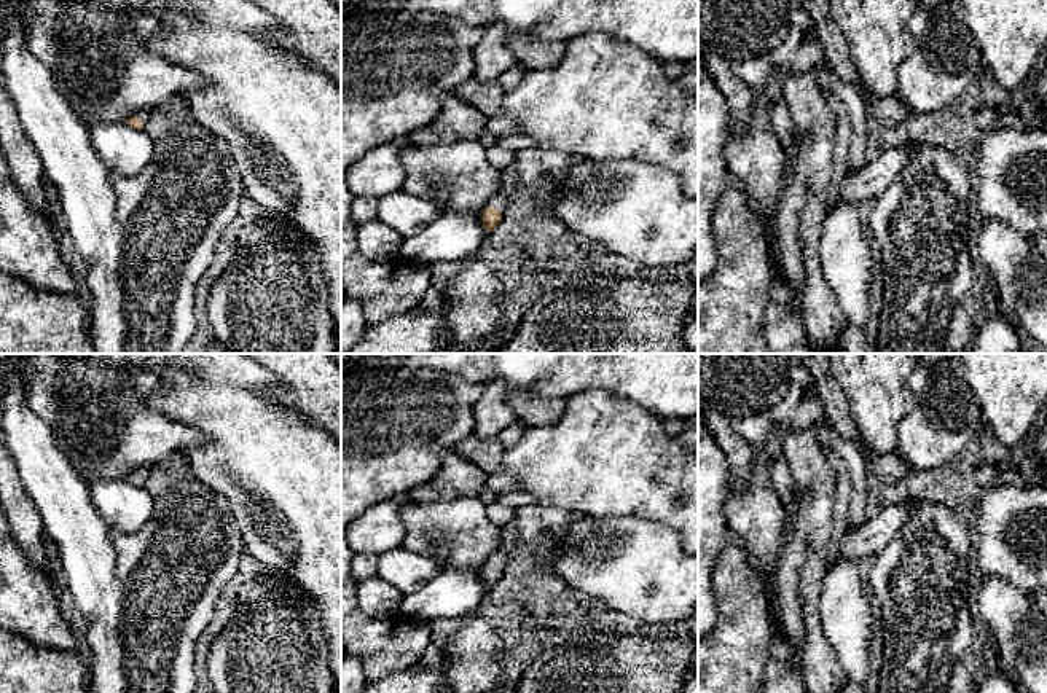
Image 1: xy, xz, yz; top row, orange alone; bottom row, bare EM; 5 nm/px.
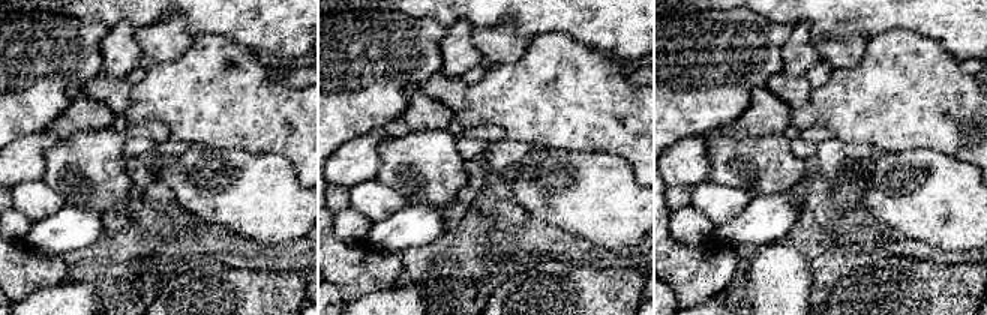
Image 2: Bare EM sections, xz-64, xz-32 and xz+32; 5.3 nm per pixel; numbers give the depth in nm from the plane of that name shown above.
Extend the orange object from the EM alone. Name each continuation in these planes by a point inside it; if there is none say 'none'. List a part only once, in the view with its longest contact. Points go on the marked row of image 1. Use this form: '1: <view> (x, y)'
1: xz (507, 185)

